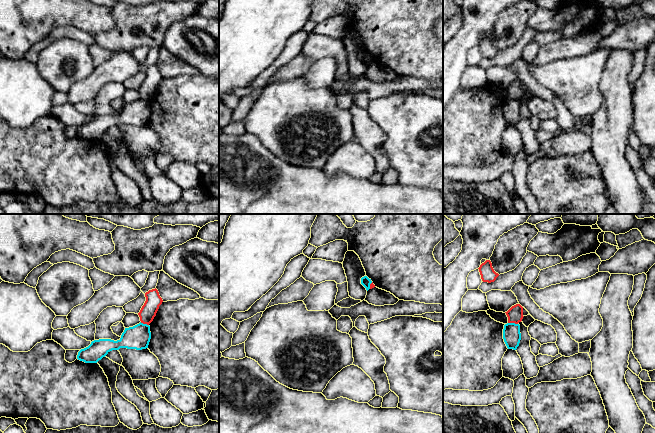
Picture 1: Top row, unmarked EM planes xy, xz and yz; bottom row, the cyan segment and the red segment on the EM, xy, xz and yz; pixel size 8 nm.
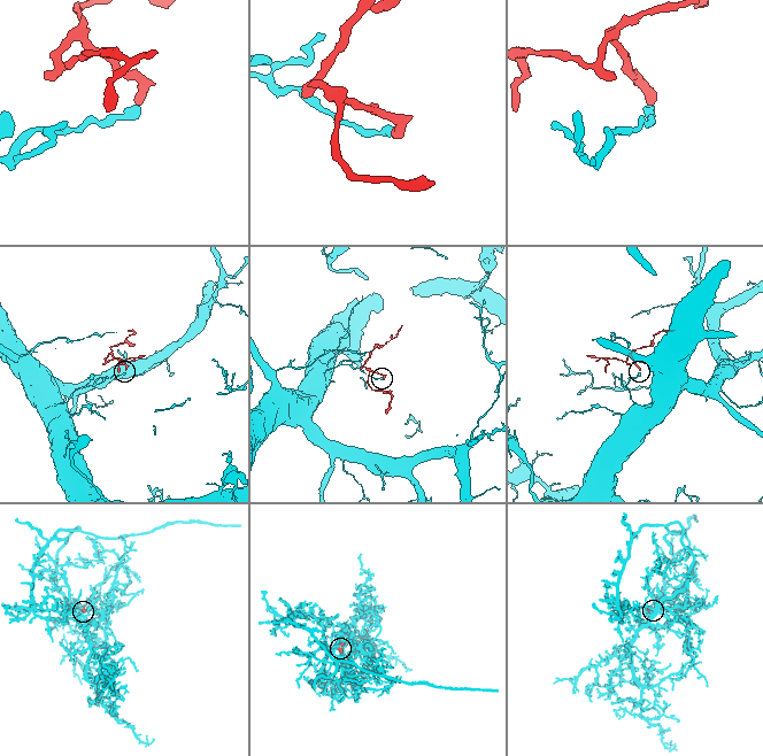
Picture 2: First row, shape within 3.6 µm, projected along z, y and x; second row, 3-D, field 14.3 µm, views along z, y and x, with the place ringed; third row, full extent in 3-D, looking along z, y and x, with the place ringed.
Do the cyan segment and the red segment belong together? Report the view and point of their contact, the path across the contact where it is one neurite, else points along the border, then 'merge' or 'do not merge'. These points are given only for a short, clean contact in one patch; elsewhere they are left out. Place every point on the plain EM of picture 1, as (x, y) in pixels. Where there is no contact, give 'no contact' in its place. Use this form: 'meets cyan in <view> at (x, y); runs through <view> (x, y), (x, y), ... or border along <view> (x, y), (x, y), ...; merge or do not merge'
meets cyan in yz at (513, 99); border along yz (508, 98), (517, 100); do not merge

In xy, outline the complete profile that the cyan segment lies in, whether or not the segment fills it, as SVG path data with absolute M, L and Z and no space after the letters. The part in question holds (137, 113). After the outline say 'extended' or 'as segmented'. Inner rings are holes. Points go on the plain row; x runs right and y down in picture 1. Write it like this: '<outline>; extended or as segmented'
M140 98L133 103L125 104L121 114L117 117L111 115L92 117L88 123L78 128L77 135L85 139L97 139L112 126L119 126L120 124L146 125L150 115L150 102Z; as segmented

